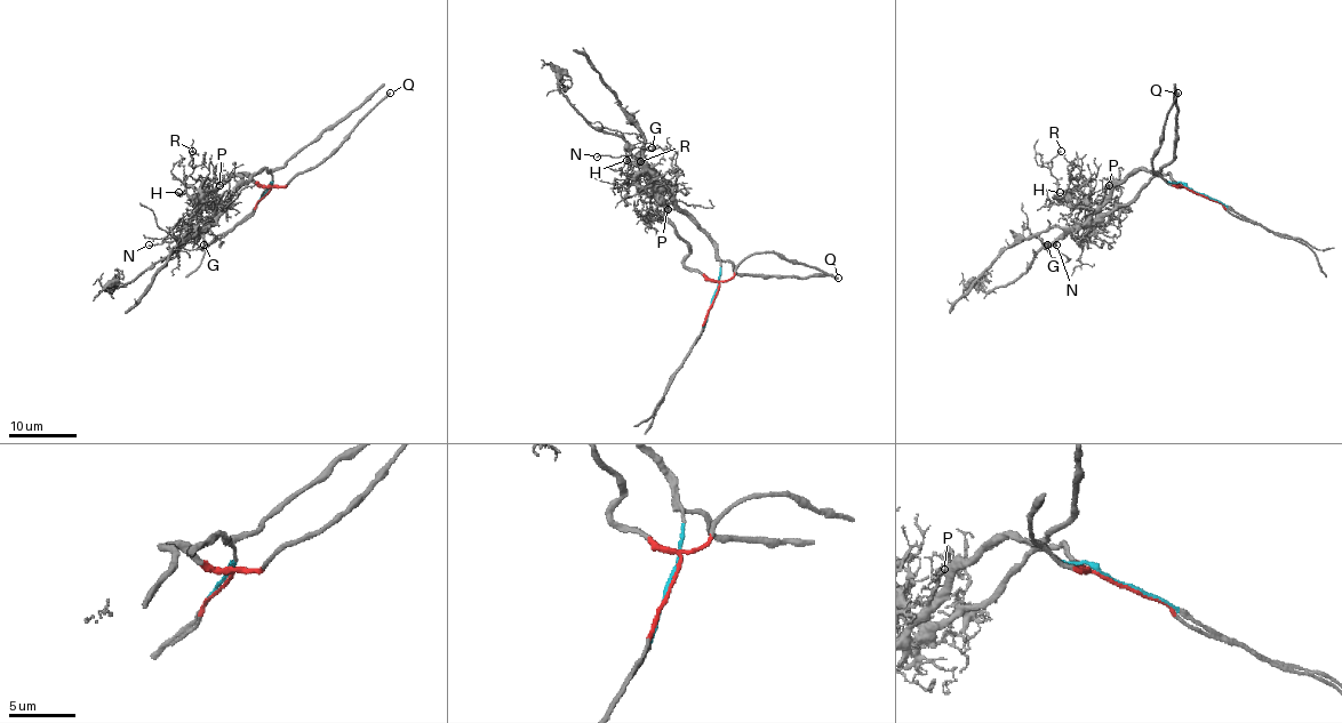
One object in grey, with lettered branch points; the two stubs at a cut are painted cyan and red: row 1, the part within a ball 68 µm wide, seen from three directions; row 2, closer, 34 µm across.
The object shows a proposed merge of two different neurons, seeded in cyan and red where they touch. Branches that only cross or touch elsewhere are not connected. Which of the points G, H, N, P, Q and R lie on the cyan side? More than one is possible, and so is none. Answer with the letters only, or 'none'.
G, H, N, P, R

